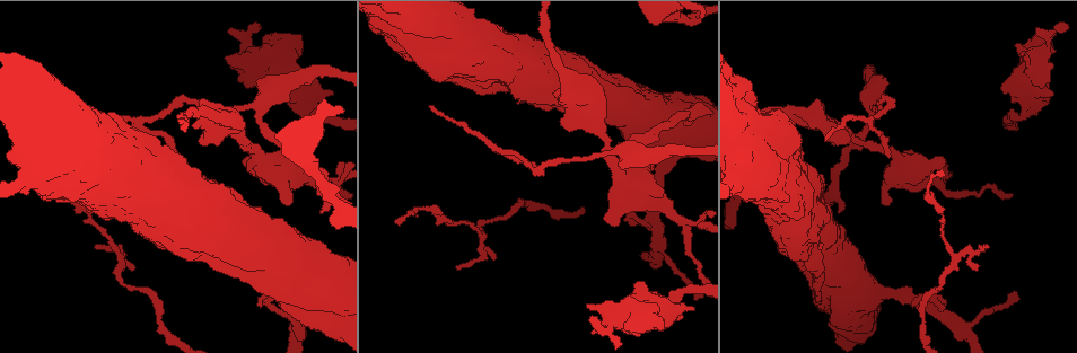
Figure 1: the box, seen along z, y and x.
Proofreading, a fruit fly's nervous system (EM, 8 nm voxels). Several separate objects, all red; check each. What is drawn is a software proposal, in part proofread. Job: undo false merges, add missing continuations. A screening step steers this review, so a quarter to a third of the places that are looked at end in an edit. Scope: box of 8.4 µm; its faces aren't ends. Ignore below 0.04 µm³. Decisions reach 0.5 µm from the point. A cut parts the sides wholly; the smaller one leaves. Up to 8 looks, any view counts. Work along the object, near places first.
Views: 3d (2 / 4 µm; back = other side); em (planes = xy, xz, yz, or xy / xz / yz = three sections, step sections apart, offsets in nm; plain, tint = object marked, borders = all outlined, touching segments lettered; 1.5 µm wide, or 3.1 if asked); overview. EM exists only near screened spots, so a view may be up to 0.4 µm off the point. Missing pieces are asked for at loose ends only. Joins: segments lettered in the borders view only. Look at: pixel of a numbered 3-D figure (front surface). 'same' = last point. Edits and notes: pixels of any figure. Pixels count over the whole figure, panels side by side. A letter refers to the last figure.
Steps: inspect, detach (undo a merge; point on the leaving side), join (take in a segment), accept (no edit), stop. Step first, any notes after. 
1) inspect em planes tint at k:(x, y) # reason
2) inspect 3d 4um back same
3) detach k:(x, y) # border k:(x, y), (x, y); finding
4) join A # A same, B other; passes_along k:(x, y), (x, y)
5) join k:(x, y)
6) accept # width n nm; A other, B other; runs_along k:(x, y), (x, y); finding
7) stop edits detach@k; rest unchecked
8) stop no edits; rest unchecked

inspect 3d 2um at 1:(887, 157)

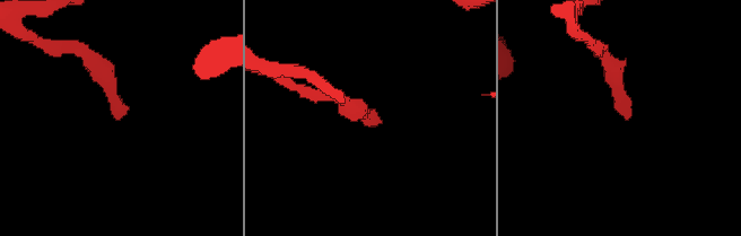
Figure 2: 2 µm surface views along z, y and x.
inspect em planes borders at 2:(376, 123) # now the EM

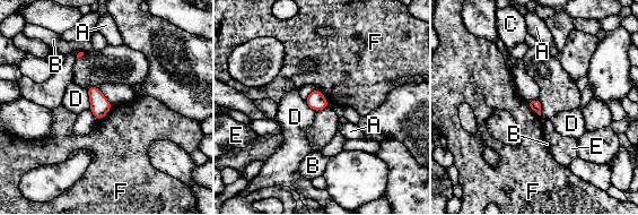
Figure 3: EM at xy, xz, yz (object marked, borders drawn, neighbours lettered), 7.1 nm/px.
accept # A other, B other, C other, D other, E other, F other; border 3:(112, 105), (97, 120); no lettered segment goes on from it

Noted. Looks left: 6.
inspect em planes plain at 1:(825, 139) # thin end

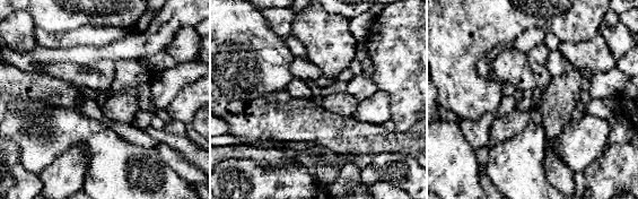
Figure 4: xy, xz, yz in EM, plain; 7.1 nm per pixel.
inspect em planes borders same # what lies round it

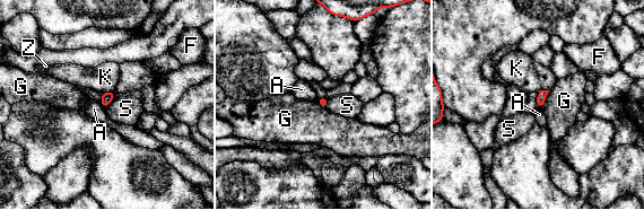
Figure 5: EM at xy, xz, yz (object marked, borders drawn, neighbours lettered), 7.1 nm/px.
accept # A other, F other, G other, K other, S other, Z other; border 5:(328, 98), (325, 107); none of them fits

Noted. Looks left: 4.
inspect 3d 2um back at 1:(260, 308) # an open end

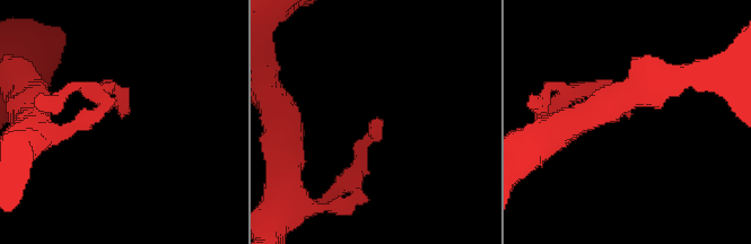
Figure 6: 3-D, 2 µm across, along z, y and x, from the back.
inspect em planes tint at 6:(630, 116) # need the tissue

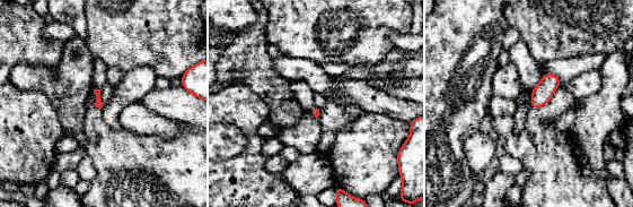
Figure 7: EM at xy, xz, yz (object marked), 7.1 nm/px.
inspect em planes borders same

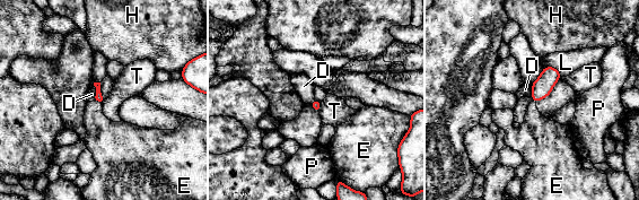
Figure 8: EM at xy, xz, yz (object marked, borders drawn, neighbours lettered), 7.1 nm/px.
accept # D other, E other, H other, L other, P other, T other; border 8:(96, 100), (99, 102); none of them fits

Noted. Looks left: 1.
stop no edits; rest unchecked

